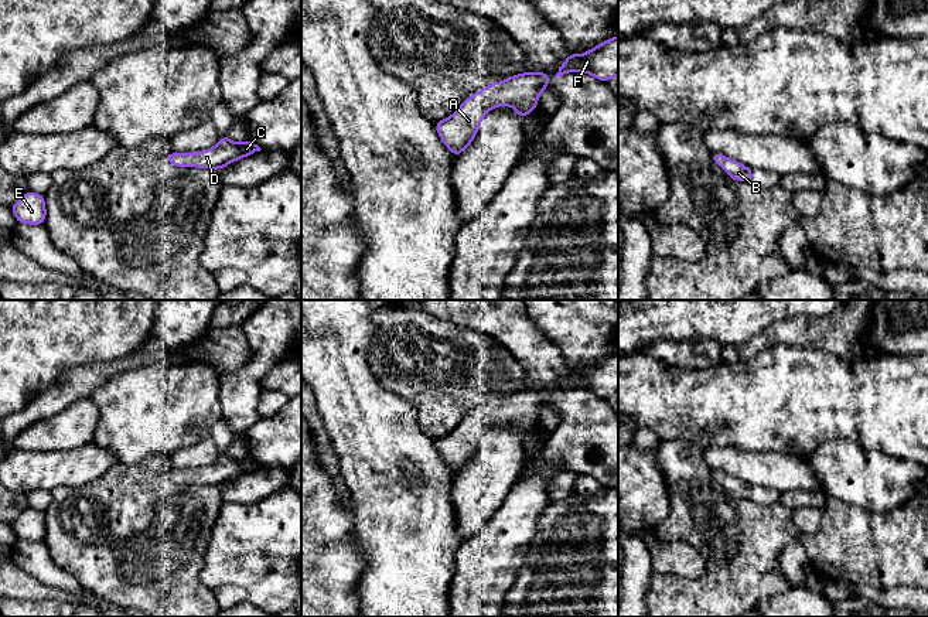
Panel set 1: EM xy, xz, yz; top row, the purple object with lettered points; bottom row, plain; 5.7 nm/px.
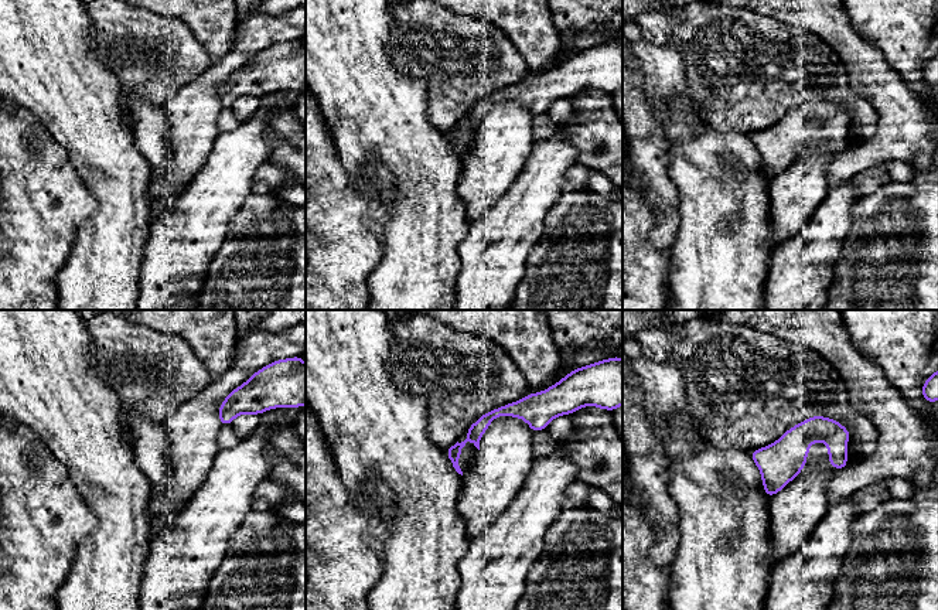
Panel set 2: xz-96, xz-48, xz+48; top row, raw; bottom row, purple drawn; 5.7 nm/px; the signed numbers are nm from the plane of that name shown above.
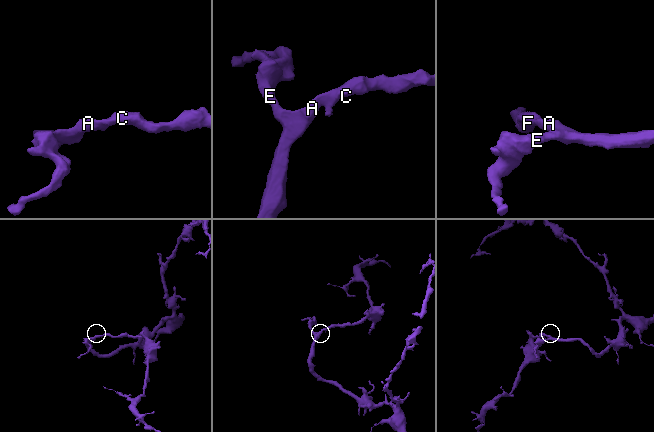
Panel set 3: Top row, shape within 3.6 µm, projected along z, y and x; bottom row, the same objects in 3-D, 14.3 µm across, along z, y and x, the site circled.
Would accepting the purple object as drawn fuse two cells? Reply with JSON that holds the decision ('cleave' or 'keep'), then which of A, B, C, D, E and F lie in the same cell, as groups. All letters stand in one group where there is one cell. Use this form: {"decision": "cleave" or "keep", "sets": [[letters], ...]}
{"decision": "keep", "sets": [["A", "B", "C", "D", "E", "F"]]}

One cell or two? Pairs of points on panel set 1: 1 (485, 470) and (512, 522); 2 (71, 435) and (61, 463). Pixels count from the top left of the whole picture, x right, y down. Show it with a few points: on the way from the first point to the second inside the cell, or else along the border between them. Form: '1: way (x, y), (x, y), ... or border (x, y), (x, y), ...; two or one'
1: border (515, 480), (502, 504), (483, 528); two
2: border (92, 440), (68, 449), (31, 450); two

